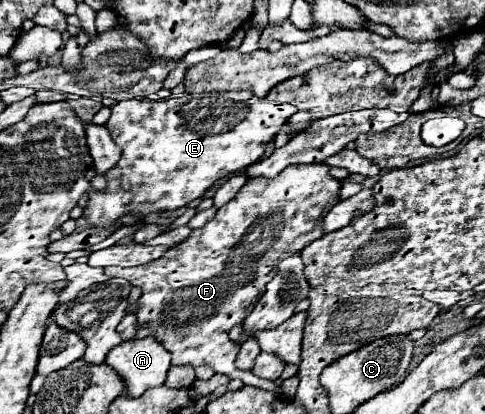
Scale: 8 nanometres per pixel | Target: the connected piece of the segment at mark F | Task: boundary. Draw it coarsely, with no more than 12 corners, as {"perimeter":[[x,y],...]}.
{"perimeter":[[326,163],[250,179],[160,259],[136,337],[245,385],[228,334],[340,201]]}

